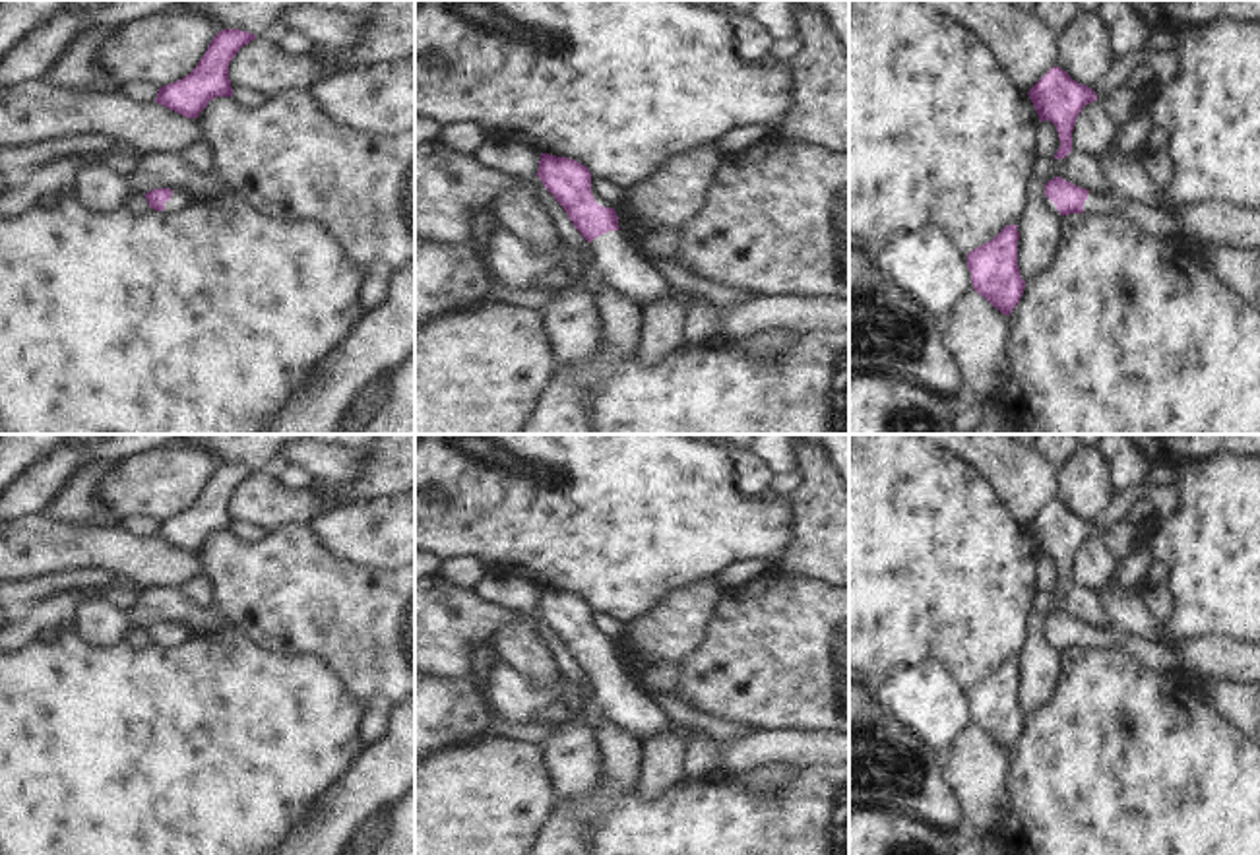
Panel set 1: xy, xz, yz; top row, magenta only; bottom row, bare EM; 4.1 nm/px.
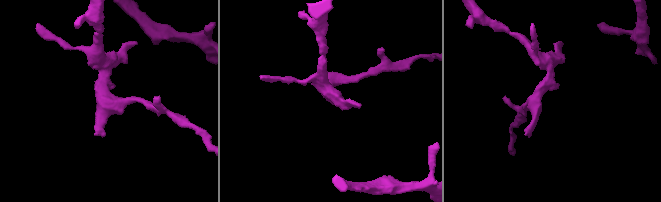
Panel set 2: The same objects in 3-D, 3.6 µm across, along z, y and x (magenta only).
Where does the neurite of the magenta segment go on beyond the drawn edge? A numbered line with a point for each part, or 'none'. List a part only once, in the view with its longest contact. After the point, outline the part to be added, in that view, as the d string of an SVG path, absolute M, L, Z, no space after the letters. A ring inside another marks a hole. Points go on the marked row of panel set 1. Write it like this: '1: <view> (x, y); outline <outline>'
1: xz (627, 272); outline M609 231L589 242L599 275L620 295L644 306L669 293L655 269L634 252L620 231Z

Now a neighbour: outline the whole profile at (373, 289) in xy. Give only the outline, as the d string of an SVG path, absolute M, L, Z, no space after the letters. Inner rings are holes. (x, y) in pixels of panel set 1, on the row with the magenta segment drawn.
M370 269L357 291L361 312L364 314L366 310L380 306L386 299L386 293L388 277L378 269Z

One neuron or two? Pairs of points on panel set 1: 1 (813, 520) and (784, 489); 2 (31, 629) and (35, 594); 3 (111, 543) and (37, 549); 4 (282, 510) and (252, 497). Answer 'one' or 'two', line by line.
1: two
2: two
3: one
4: one

